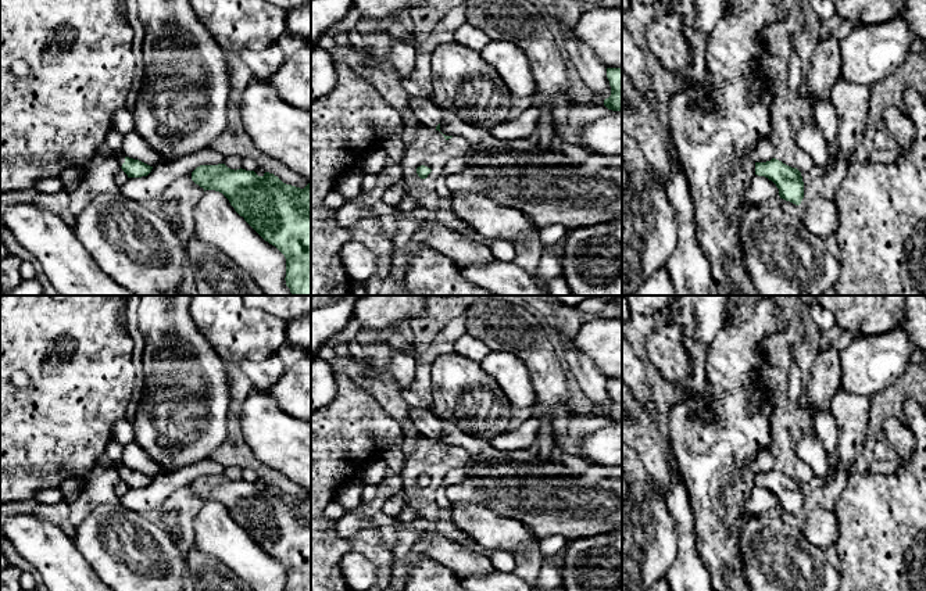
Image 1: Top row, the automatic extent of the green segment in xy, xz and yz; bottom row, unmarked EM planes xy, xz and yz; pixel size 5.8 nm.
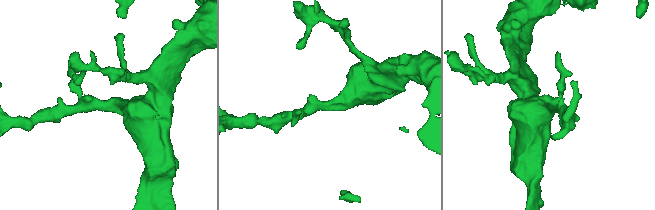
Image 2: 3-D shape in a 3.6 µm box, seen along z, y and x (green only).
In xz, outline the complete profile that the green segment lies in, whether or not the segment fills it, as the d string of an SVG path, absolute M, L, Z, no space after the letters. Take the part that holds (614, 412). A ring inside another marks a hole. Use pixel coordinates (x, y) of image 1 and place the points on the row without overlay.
M607 379L607 388L611 406L604 411L604 416L612 422L622 422L622 379Z

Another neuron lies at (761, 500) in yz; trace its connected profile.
M755 486L750 498L744 502L744 508L751 515L761 515L772 508L779 506L776 495L765 487Z

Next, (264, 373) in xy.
M272 355L264 361L240 361L237 365L254 387L261 391L268 391L286 370L285 363L278 355Z

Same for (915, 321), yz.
M905 296L905 326L918 350L926 354L926 296Z

